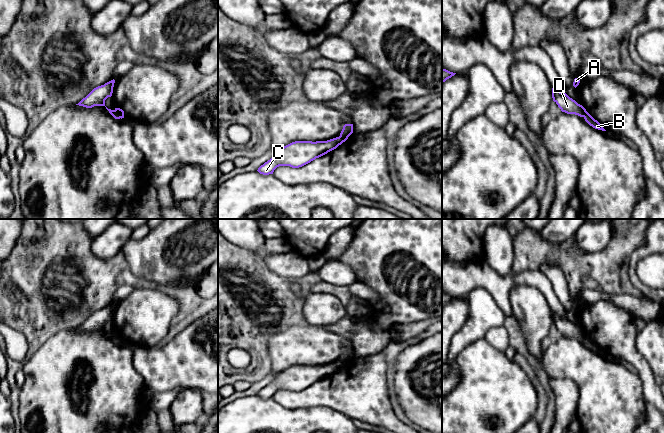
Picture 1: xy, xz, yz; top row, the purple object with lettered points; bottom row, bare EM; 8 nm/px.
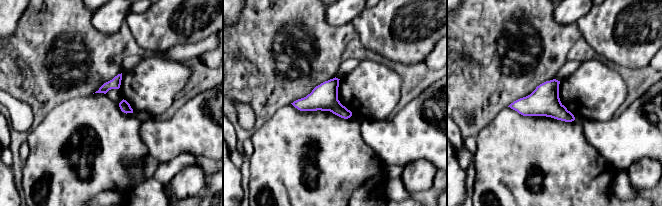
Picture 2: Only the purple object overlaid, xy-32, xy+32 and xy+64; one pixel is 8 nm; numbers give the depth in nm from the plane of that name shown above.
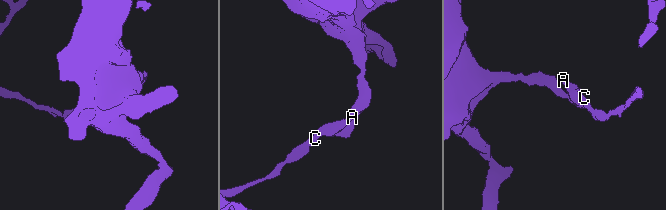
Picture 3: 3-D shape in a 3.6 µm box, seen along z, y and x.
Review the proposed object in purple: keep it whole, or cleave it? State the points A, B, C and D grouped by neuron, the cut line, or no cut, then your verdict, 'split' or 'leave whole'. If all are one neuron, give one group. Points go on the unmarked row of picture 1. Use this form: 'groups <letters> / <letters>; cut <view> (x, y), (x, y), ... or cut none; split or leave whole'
groups A B C / D; cut xy (114, 334), (119, 342); split

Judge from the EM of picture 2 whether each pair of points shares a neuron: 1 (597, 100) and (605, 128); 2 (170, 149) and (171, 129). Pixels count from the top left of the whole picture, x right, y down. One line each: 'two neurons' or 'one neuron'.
1: two neurons
2: one neuron

